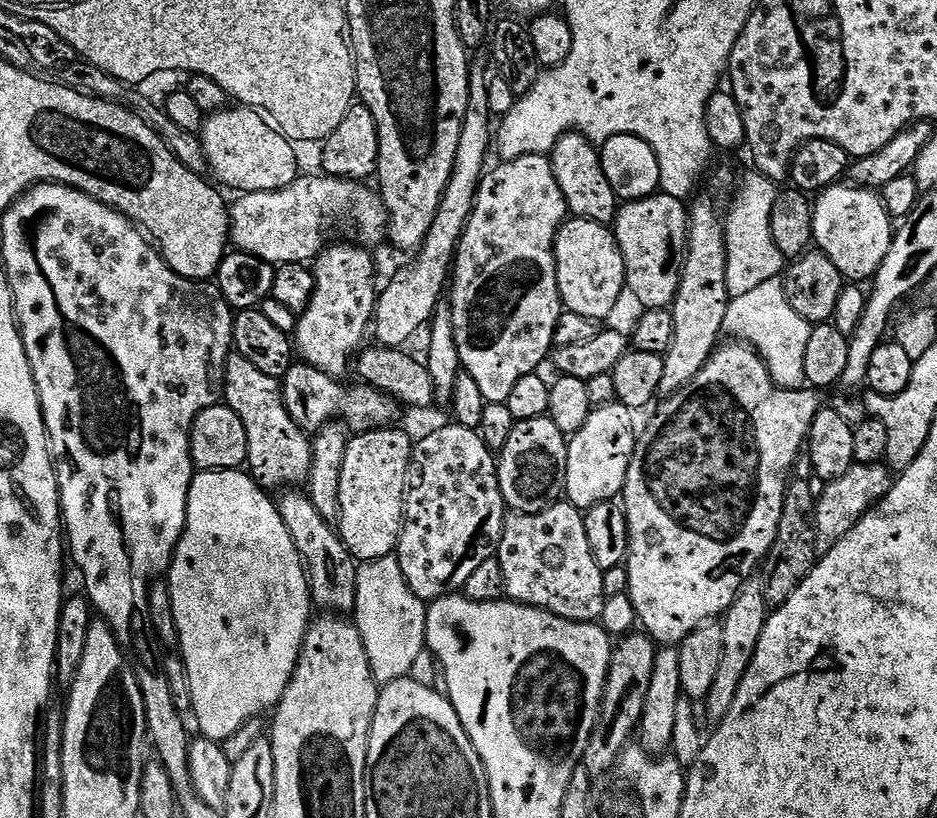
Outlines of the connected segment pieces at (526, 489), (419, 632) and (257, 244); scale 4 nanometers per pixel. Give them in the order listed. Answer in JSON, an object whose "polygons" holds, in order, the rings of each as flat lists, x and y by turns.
{"polygons":[[[550,418,524,420,524,428,520,428,524,436,512,437,512,460,502,464,500,472,500,492,504,495,504,503,511,511,525,512,534,515,544,512,553,504,561,503,565,495,567,447,566,433,558,430,558,426]],[[399,555,365,560,356,572,354,623,366,646,373,676,381,681,398,680,409,675,416,659,426,648,424,631,428,609,418,599,402,574]],[[296,185,288,189,274,191,249,192,244,202,238,198,229,205,230,213,230,242,239,253,250,253,255,259,264,260,274,266,299,265,302,254,315,255,319,251,321,236,322,214,306,214,306,190,298,190]]]}

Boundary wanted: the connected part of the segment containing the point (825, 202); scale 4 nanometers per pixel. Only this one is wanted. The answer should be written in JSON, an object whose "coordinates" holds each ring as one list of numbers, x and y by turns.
{"coordinates":[[828,186,817,200,812,210,812,239,819,251,825,252,838,266,845,281,871,281,882,266,892,245,894,235,893,217,885,207,883,199,867,187,836,188]]}

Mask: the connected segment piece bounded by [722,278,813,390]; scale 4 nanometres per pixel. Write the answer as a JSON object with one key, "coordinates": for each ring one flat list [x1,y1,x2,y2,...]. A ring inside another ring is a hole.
{"coordinates":[[783,279,762,282,762,286,750,290,750,294,735,297,723,312,723,331,728,331,732,338,751,346,759,353,767,364,776,387,796,390,805,383,806,342,810,342,813,325,804,320,802,314,794,310,794,306,790,306,784,293]]}

